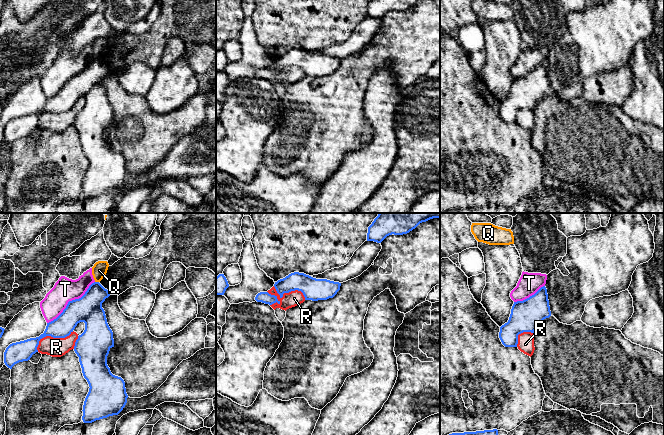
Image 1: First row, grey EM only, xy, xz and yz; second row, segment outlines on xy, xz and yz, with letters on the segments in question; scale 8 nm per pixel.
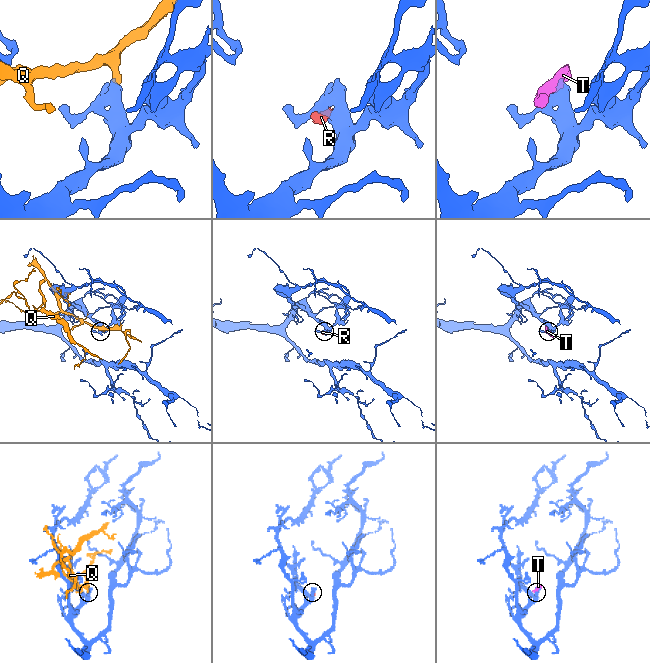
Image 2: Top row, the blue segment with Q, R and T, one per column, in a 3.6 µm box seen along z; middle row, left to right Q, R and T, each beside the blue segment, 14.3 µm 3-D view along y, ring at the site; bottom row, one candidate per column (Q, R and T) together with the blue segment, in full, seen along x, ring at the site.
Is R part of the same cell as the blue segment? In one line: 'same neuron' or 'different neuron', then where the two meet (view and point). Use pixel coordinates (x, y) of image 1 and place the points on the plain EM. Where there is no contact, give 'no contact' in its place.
different neuron; meets blue in xy at (51, 112)

